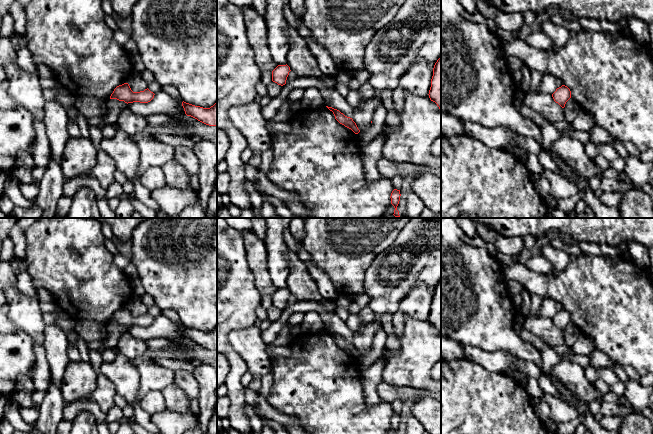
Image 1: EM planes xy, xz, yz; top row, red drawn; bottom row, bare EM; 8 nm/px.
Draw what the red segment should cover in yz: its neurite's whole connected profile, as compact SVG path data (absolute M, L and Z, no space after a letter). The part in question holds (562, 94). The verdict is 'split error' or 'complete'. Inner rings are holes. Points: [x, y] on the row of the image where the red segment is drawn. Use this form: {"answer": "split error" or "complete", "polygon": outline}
{"answer": "complete", "polygon": "M562 85L556 89L556 91L552 94L552 97L556 103L564 108L566 102L571 98L571 91L567 86Z"}

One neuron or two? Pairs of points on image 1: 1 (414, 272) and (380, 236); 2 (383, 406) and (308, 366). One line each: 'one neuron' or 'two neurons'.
1: two neurons
2: one neuron

